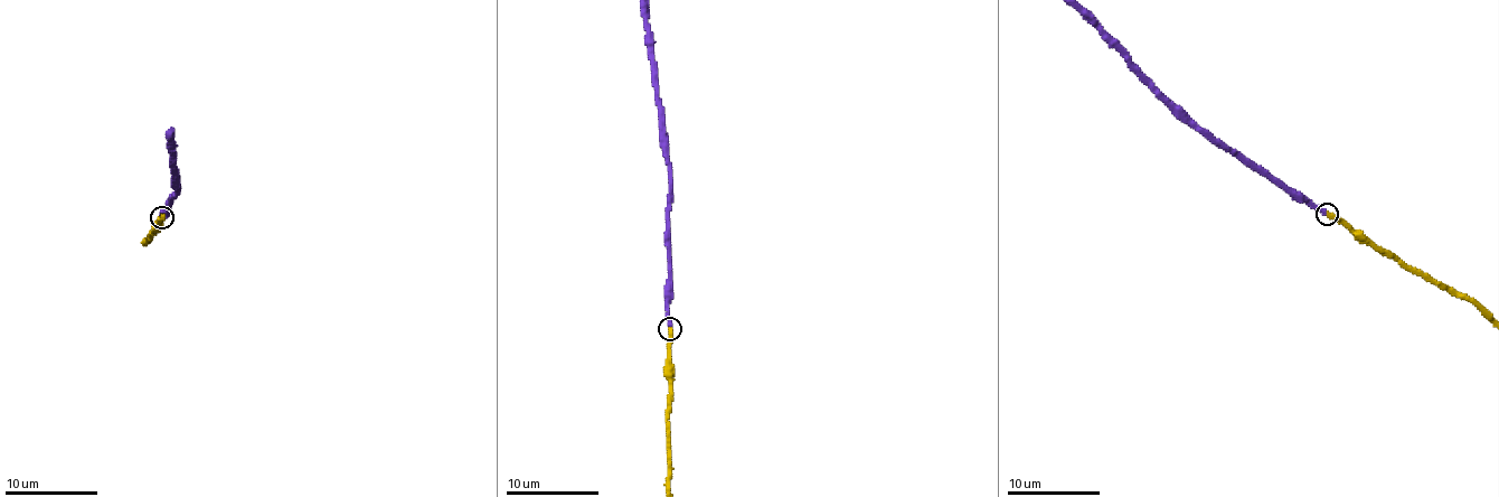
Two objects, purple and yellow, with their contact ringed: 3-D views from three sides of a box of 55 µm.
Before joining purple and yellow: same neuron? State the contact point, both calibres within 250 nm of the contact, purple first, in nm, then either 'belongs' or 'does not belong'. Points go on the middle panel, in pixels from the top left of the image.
(669, 329) | 320/360 nm | belongs

